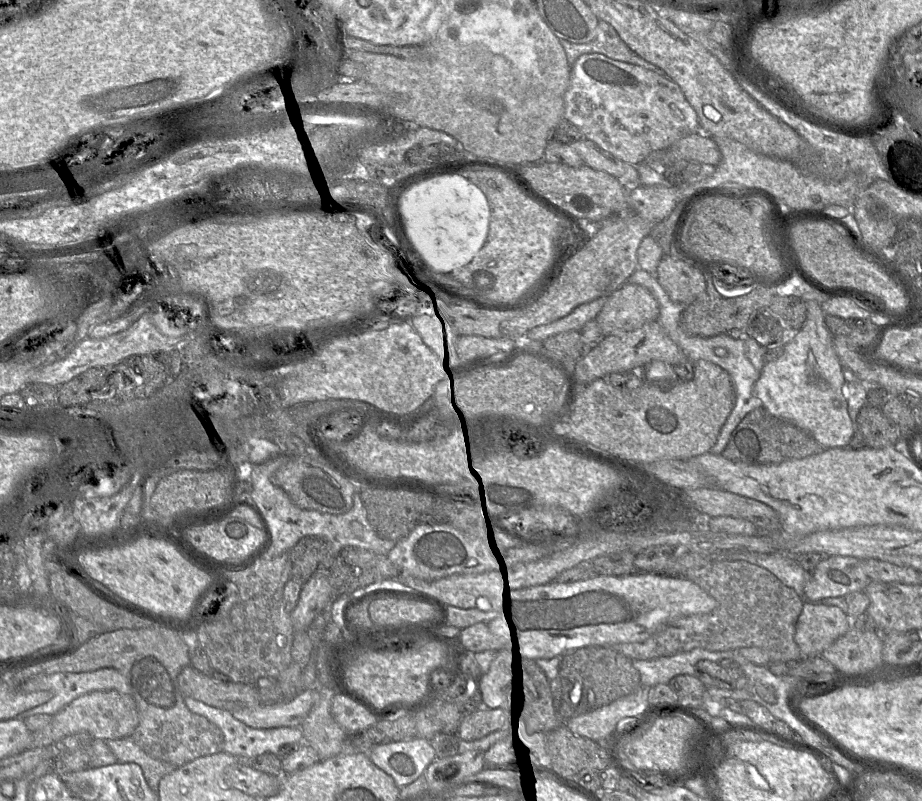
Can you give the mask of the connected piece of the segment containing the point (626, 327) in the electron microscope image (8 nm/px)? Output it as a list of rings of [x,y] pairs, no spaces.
[[[624,283],[607,296],[606,303],[595,320],[605,337],[612,333],[634,331],[657,320],[659,312],[657,299],[647,288]]]

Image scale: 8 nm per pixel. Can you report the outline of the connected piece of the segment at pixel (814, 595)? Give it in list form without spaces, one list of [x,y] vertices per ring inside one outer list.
[[[829,556],[820,562],[811,574],[804,592],[804,600],[810,602],[819,602],[830,597],[845,597],[852,592],[864,591],[871,582],[863,570],[863,561],[851,556]]]

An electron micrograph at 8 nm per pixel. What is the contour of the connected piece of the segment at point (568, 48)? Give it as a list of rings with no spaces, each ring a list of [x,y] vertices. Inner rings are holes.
[[[599,20],[597,35],[593,41],[584,44],[574,44],[566,40],[560,40],[560,42],[570,66],[582,55],[602,54],[614,60],[654,71],[661,76],[667,76],[663,70],[647,62],[630,50],[622,41],[614,27],[603,20]]]

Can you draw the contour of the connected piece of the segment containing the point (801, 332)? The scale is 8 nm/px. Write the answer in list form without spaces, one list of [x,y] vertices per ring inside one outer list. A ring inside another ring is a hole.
[[[814,300],[805,303],[807,309],[805,323],[787,337],[782,355],[763,366],[754,385],[755,395],[771,415],[808,433],[824,448],[849,447],[854,434],[854,422],[848,413],[847,399],[844,395],[848,375],[834,349],[834,336],[826,326],[825,313],[821,305]]]

